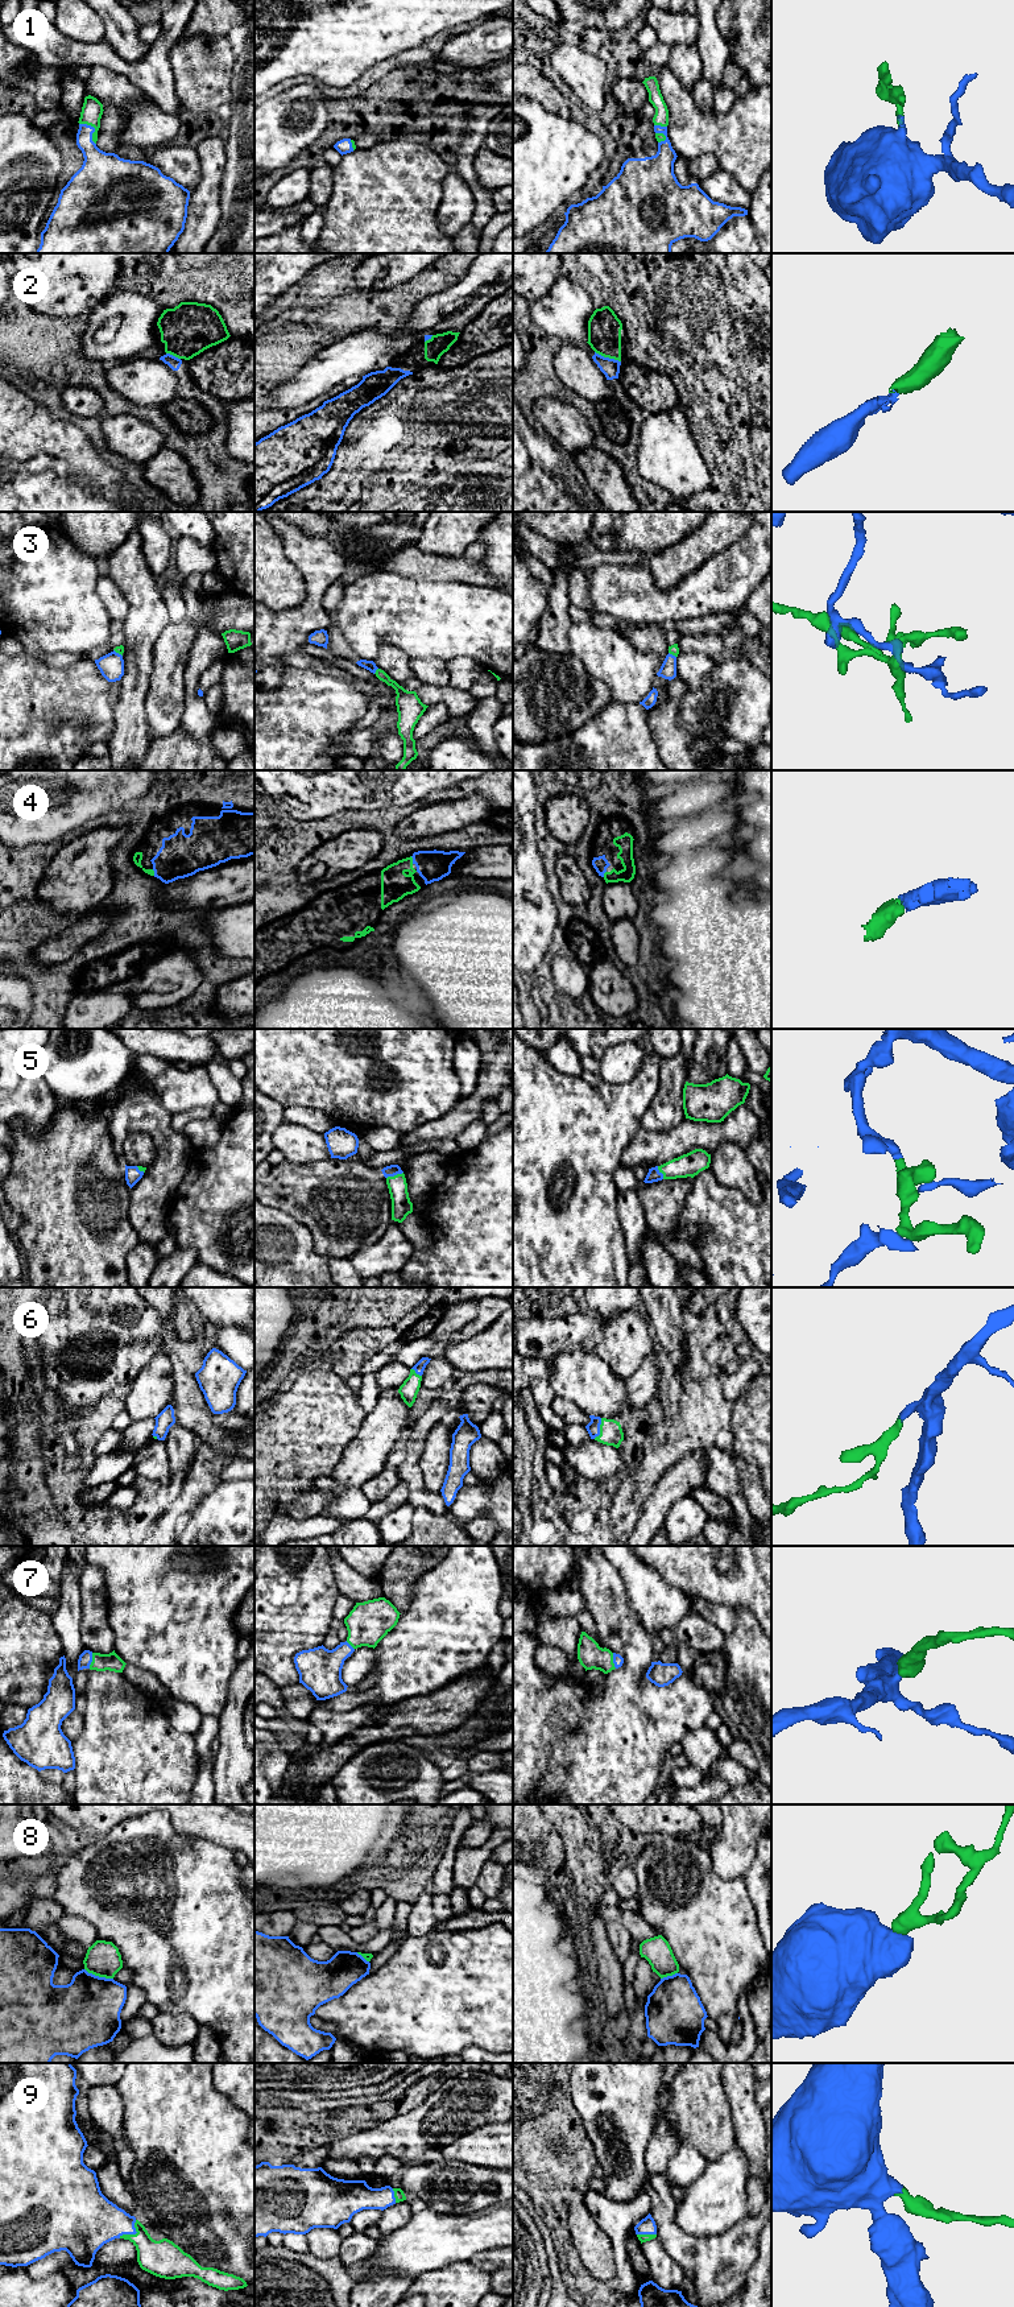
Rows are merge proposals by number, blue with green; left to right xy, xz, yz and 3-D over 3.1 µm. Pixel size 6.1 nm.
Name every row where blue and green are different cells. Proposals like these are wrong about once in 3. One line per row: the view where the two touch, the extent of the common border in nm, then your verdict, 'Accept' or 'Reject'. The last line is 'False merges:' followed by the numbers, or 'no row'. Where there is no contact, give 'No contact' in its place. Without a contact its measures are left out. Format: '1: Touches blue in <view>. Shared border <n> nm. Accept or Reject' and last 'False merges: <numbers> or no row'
1: Touches blue in xy. Shared border 170 nm. Accept
2: Touches blue in yz. Shared border 170 nm. Accept
3: Touches blue in yz. Shared border 60 nm. Reject
4: Touches blue in xz. Shared border 50 nm. Accept
5: Touches blue in xz. Shared border 110 nm. Accept
6: Touches blue in yz. Shared border 140 nm. Accept
7: Touches blue in xy. Shared border 100 nm. Accept
8: Touches blue in xy. Shared border 190 nm. Reject
9: Touches blue in xy. Shared border 160 nm. Accept
False merges: 3, 8

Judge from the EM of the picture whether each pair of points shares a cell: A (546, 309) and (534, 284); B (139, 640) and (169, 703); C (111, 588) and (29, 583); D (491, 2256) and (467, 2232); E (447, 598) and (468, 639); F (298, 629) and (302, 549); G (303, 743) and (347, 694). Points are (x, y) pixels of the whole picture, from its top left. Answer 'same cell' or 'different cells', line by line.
A: different cells
B: different cells
C: different cells
D: different cells
E: same cell
F: same cell
G: same cell

